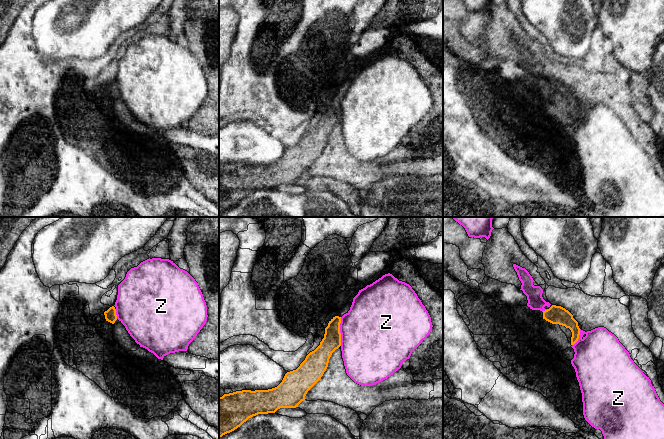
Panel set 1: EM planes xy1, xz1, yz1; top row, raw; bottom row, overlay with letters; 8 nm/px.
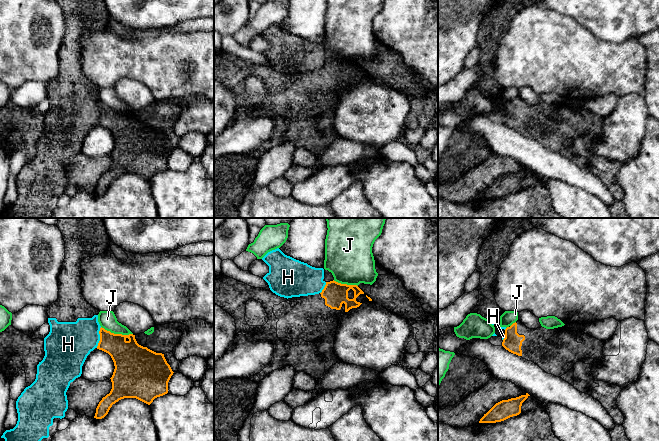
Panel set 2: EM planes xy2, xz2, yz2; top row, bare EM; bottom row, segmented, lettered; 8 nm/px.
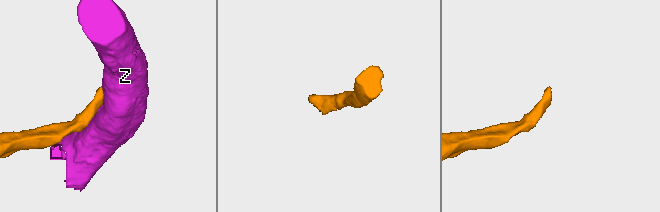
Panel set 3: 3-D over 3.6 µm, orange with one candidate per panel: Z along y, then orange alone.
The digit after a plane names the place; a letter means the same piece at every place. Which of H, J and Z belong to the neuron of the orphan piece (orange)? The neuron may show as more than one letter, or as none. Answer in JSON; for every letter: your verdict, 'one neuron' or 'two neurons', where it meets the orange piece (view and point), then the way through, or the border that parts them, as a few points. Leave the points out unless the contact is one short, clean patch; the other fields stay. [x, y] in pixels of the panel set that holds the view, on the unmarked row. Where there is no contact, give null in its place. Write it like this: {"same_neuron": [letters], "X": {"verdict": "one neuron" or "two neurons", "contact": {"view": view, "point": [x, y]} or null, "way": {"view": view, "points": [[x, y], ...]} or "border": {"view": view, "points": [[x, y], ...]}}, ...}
{"same_neuron": [], "H": {"verdict": "two neurons", "contact": {"view": "xy2", "point": [100, 113]}, "border": {"view": "xy2", "points": [[101, 103], [99, 118], [96, 123]]}}, "J": {"verdict": "two neurons", "contact": {"view": "xy2", "point": [117, 110]}}, "Z": {"verdict": "two neurons", "contact": {"view": "xz1", "point": [339, 107]}, "border": {"view": "xz1", "points": [[341, 93], [340, 121]]}}}

